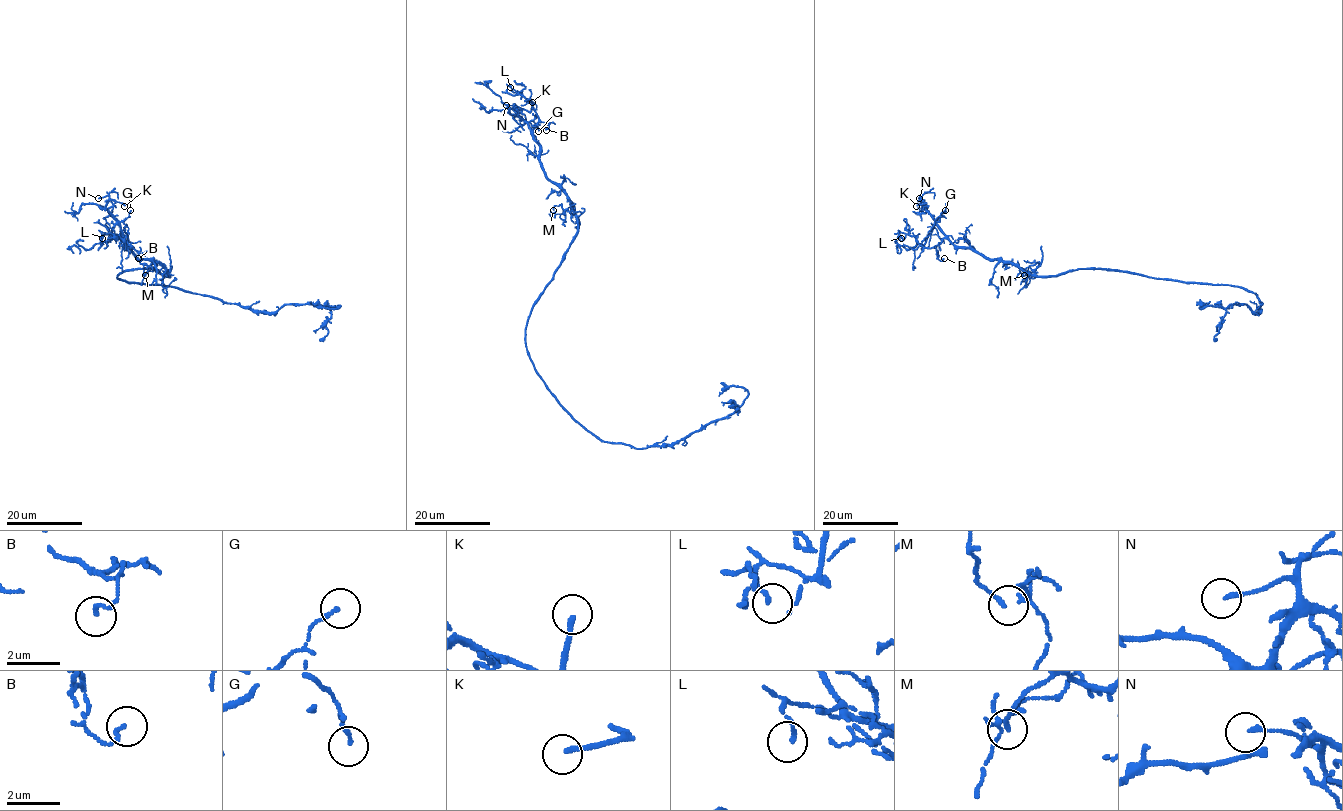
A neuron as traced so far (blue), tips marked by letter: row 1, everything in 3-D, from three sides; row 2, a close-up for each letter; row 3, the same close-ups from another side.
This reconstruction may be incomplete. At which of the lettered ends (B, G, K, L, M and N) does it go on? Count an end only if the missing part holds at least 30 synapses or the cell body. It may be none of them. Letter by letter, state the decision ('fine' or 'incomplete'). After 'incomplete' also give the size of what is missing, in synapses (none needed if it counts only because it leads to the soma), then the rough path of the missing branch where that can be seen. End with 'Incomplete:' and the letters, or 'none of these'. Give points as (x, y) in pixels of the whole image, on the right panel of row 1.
B: fine
G: fine
K: incomplete; course (916, 206), (882, 235), (884, 190)
L: fine
M: fine
N: fine
Incomplete: K

